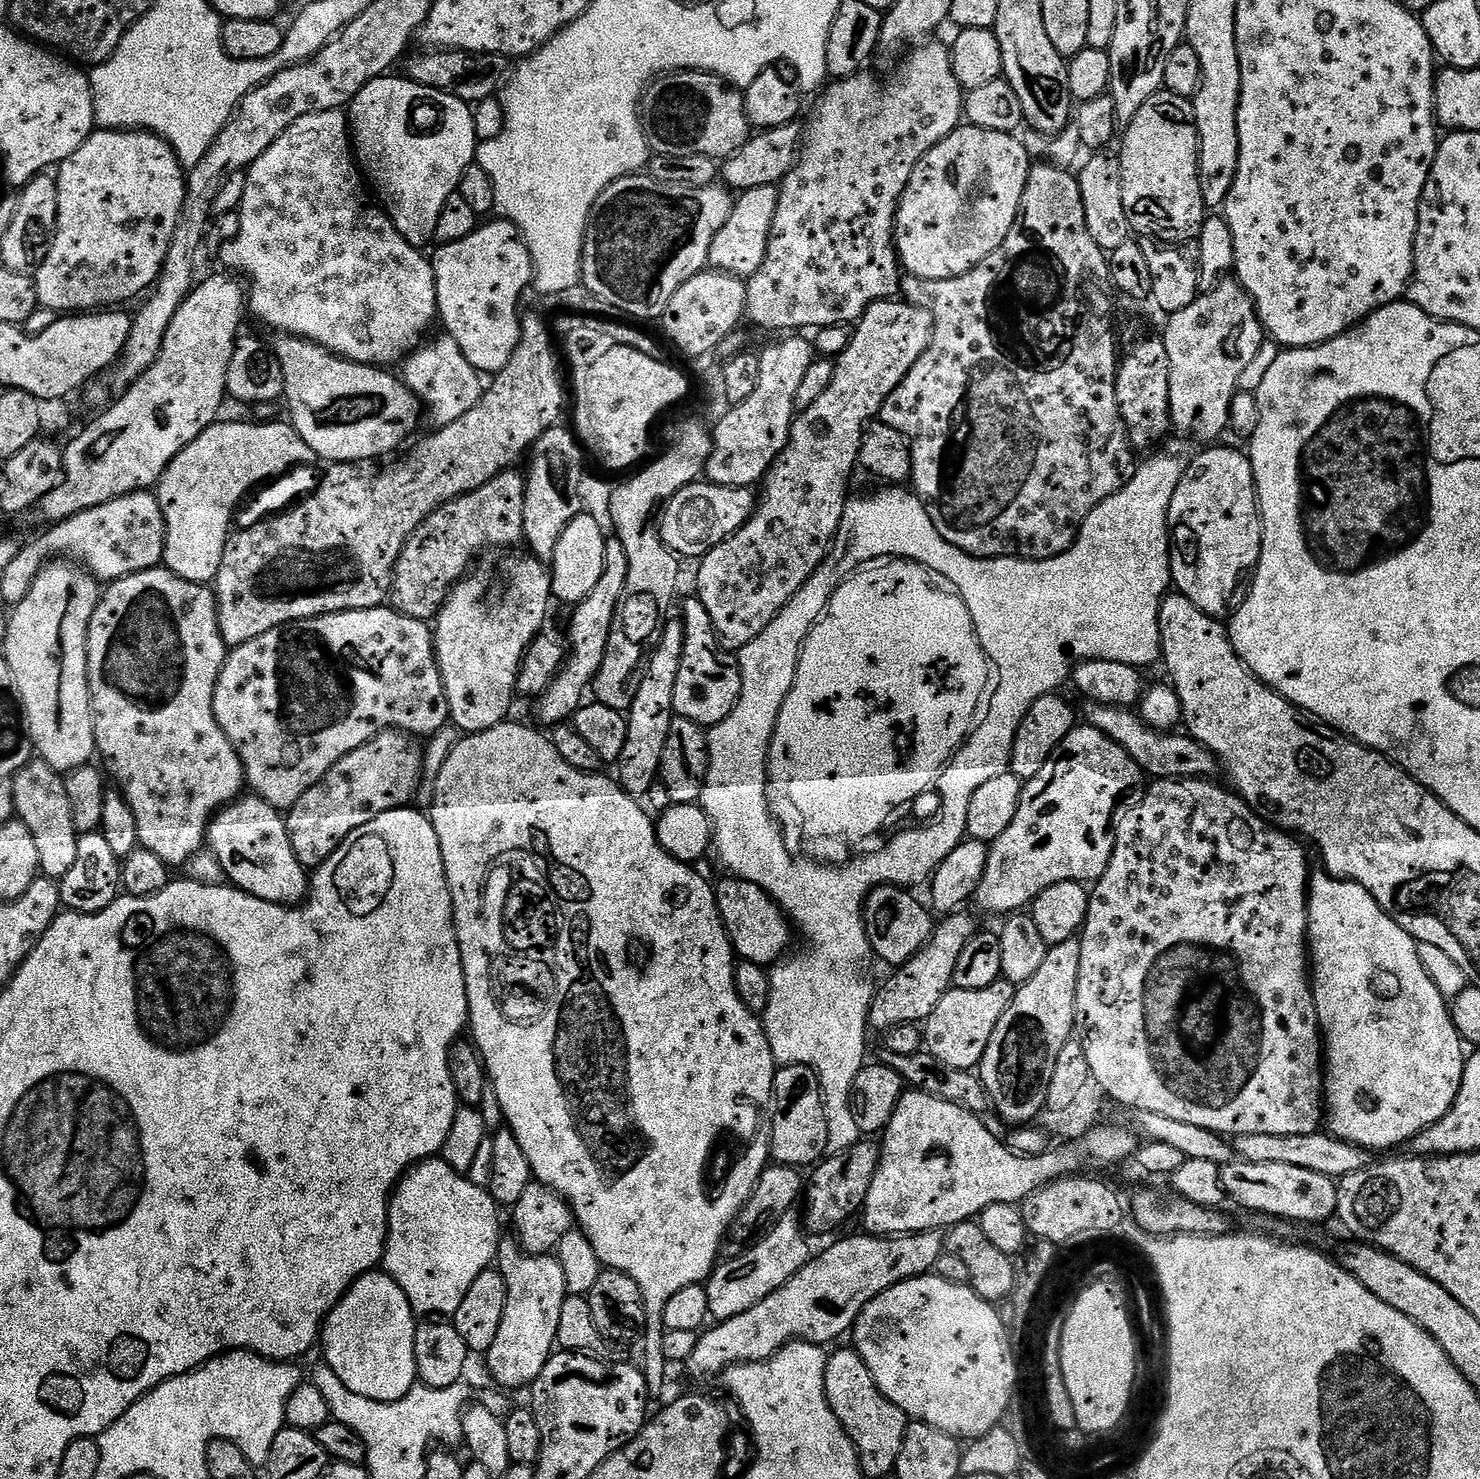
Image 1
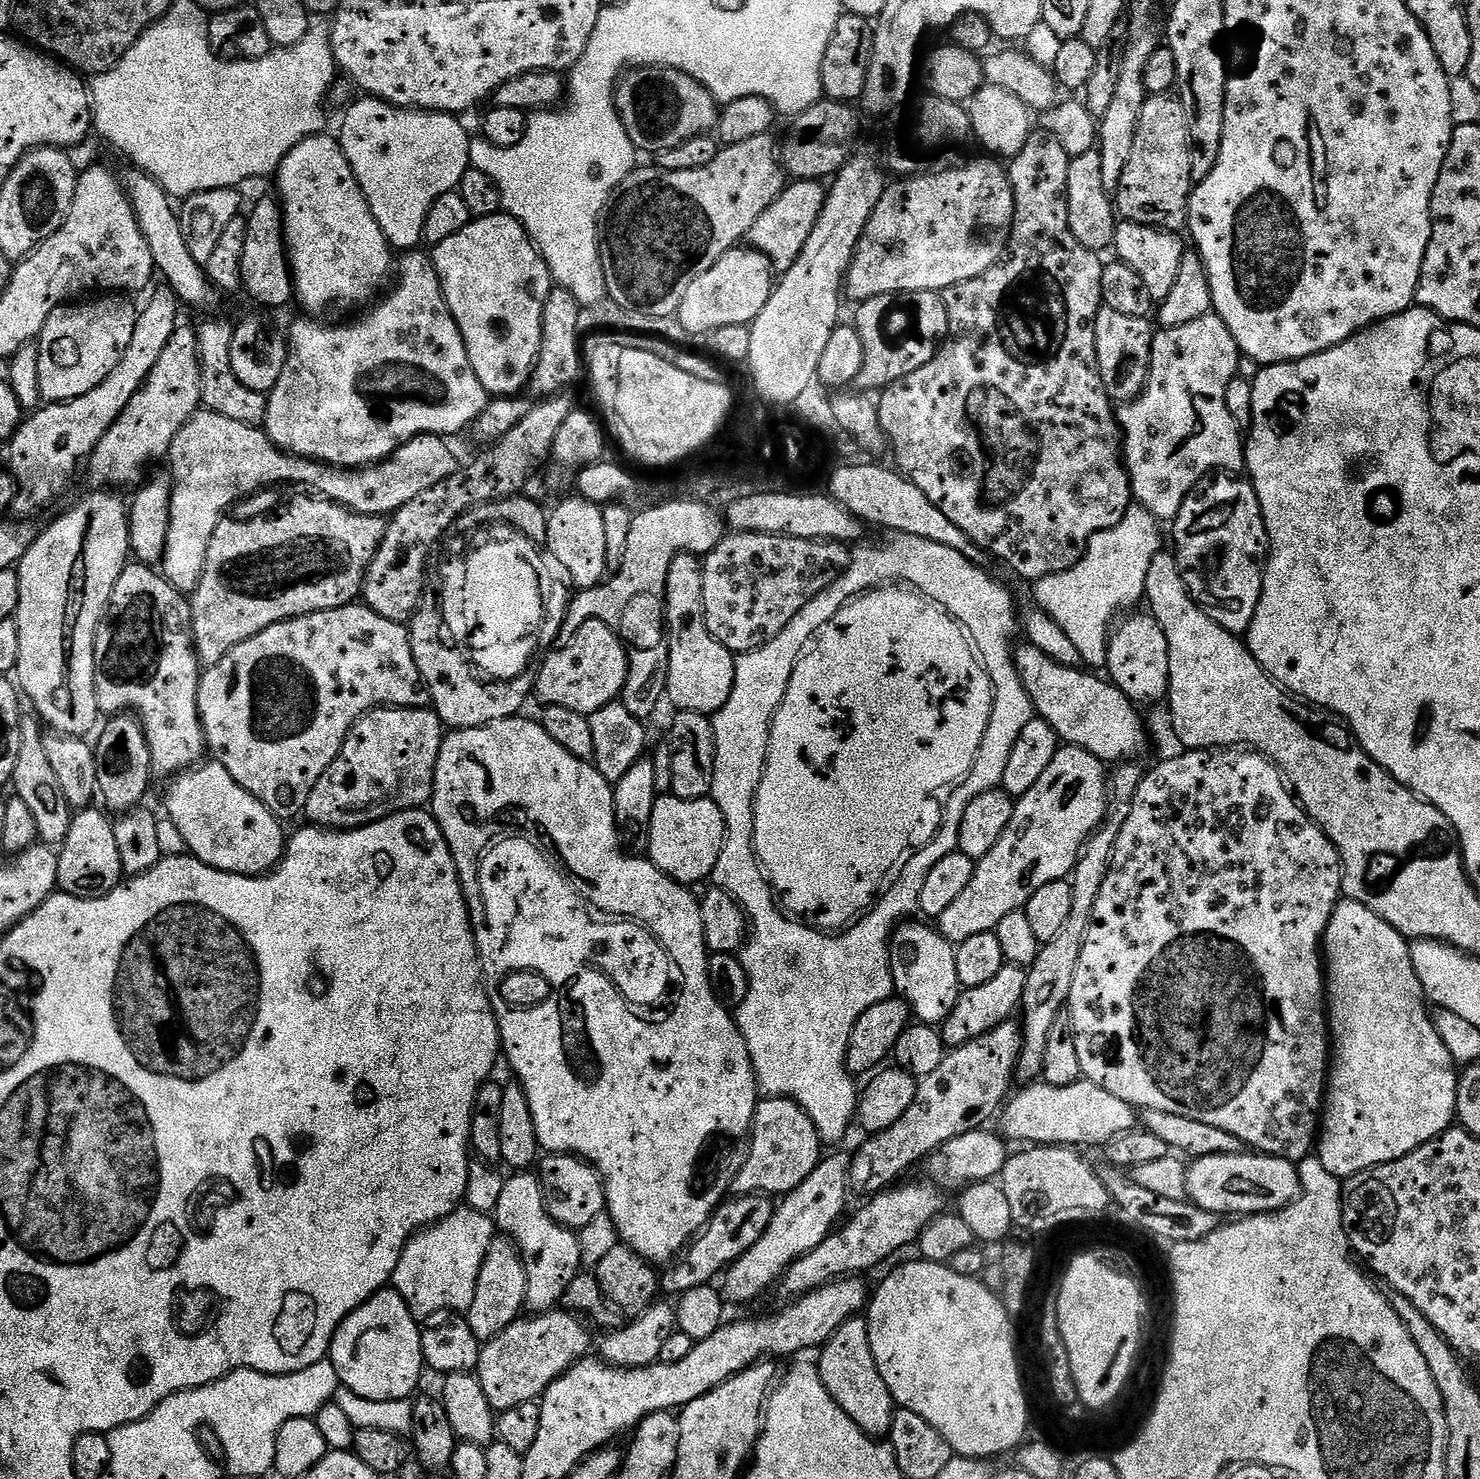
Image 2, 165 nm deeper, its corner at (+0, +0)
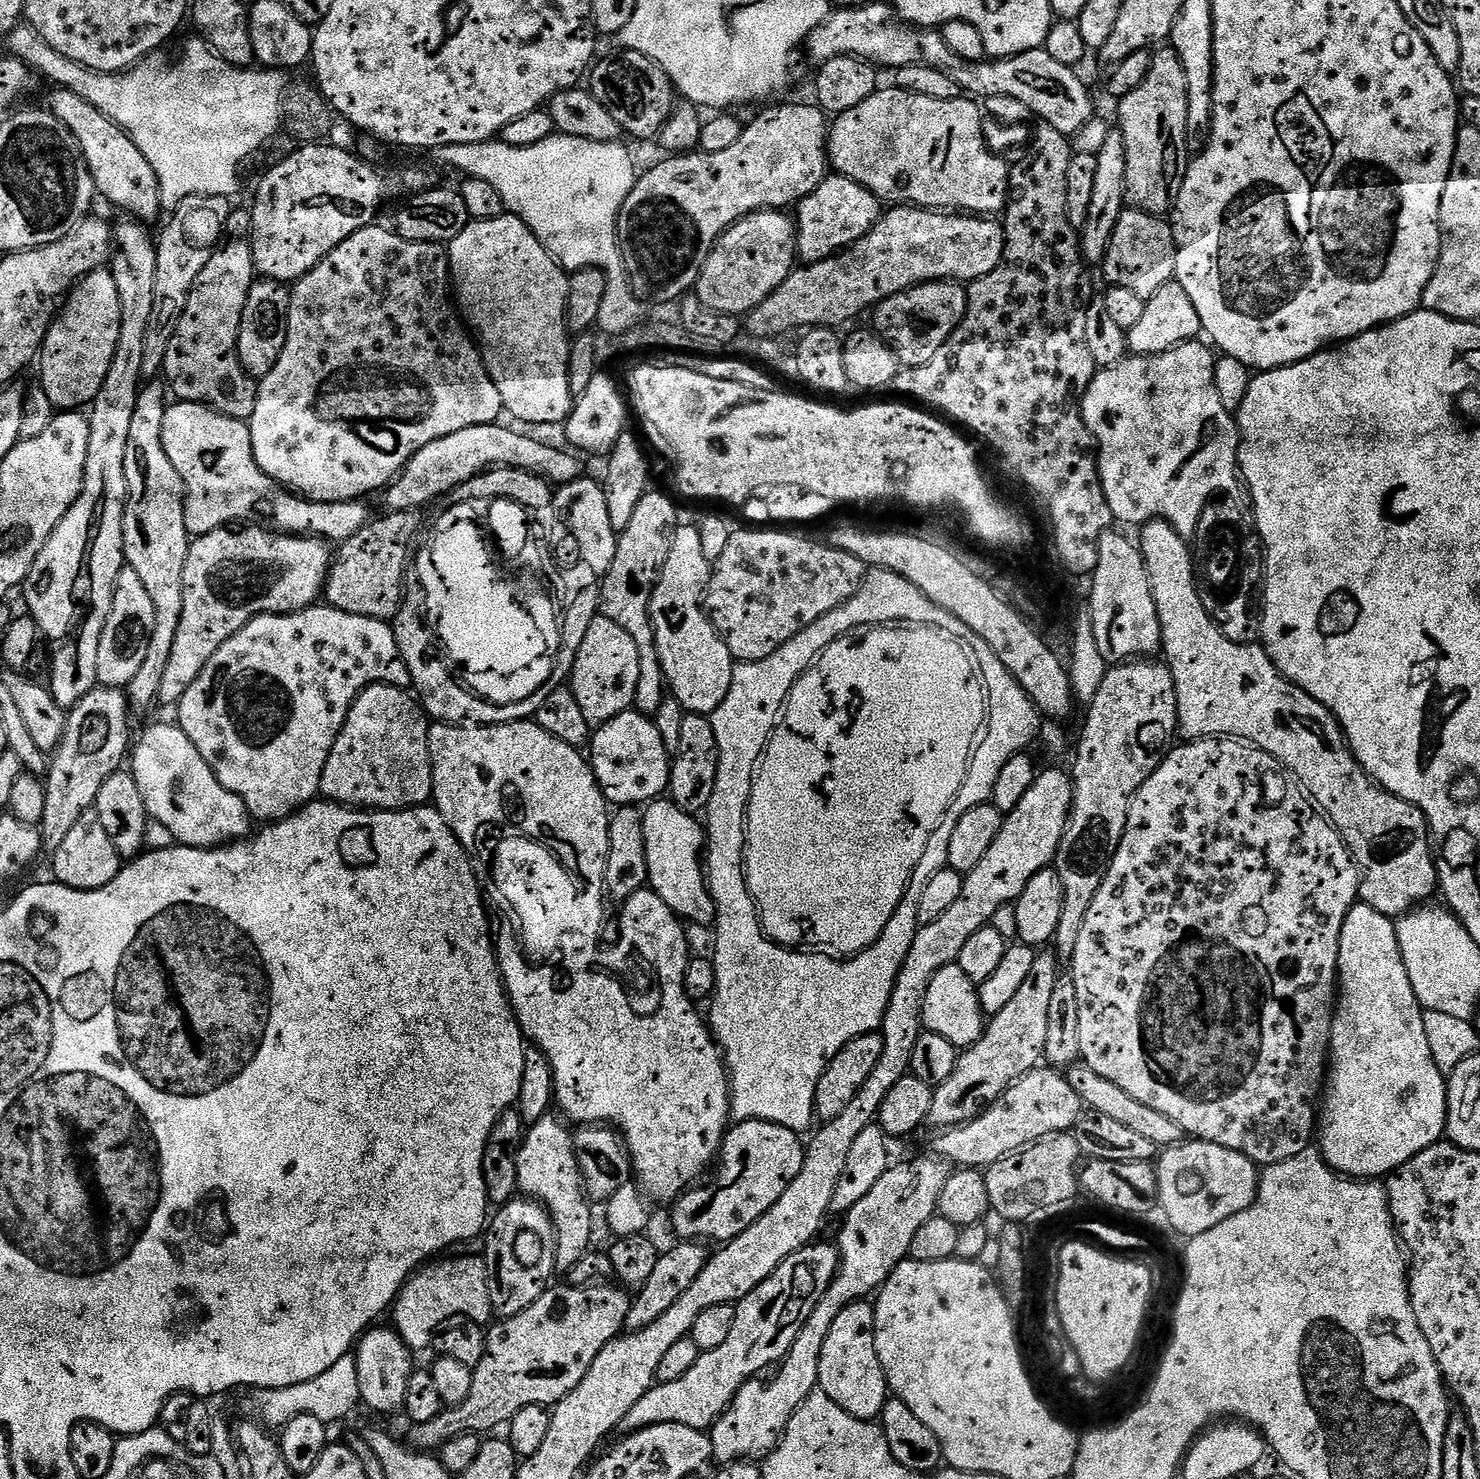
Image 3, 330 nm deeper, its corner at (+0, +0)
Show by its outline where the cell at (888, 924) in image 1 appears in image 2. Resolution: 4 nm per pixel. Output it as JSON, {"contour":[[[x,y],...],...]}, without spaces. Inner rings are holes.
{"contour":[[[916,922],[897,924],[888,941],[895,995],[908,1003],[911,1015],[919,1023],[940,1026],[950,1010],[954,1010],[962,991],[958,982],[956,949],[933,925],[931,928],[928,924],[912,923]]]}

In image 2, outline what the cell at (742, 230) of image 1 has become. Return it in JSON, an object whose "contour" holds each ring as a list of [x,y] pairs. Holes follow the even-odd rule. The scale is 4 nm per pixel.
{"contour":[[[792,180],[784,193],[768,207],[747,234],[751,247],[768,259],[777,273],[790,270],[810,237],[824,206],[826,188],[819,180]]]}

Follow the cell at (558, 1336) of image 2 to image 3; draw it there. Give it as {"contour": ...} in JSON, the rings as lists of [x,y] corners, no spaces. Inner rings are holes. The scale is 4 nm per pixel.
{"contour":[[[603,1284],[597,1288],[569,1288],[567,1286],[549,1287],[526,1310],[501,1319],[500,1324],[493,1323],[487,1329],[482,1362],[478,1362],[472,1374],[470,1394],[461,1404],[445,1407],[438,1418],[430,1418],[425,1424],[412,1424],[409,1427],[407,1443],[417,1452],[425,1454],[439,1453],[441,1448],[462,1434],[492,1434],[496,1427],[507,1425],[509,1420],[526,1406],[555,1406],[590,1370],[590,1362],[615,1336],[625,1331],[626,1314],[632,1305],[632,1296],[623,1287]]]}

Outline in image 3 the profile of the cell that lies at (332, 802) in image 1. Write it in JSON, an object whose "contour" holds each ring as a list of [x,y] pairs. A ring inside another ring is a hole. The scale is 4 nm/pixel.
{"contour":[[[372,684],[366,690],[362,690],[360,697],[354,702],[334,746],[330,750],[330,758],[326,758],[326,770],[322,770],[322,782],[319,795],[325,801],[333,804],[343,804],[346,808],[357,810],[375,810],[378,812],[399,812],[401,808],[418,808],[427,805],[432,800],[432,759],[428,749],[429,717],[426,715],[419,699],[411,691],[403,688],[395,688],[389,684]]]}

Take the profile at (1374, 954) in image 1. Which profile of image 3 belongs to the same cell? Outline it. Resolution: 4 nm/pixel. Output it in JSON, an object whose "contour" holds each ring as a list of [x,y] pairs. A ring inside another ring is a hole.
{"contour":[[[1357,902],[1342,922],[1338,946],[1338,999],[1332,1018],[1332,1047],[1326,1087],[1318,1112],[1320,1155],[1333,1172],[1345,1178],[1384,1178],[1431,1144],[1445,1139],[1448,1126],[1448,1085],[1426,1042],[1425,1009],[1421,1008],[1398,950],[1393,917]]]}

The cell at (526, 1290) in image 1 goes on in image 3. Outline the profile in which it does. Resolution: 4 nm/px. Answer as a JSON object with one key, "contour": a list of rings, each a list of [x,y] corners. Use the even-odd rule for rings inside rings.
{"contour":[[[549,1114],[525,1131],[524,1142],[516,1153],[518,1162],[518,1192],[521,1197],[534,1200],[548,1211],[556,1231],[556,1267],[566,1274],[593,1247],[592,1208],[580,1177],[573,1133],[559,1115]]]}

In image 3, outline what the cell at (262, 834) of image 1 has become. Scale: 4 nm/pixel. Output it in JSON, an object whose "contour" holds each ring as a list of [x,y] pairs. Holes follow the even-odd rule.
{"contour":[[[175,723],[156,724],[141,734],[130,752],[130,771],[134,782],[138,782],[138,794],[146,802],[149,817],[169,828],[177,845],[218,848],[245,839],[253,831],[254,821],[242,798],[230,794],[214,778],[206,758],[198,754],[194,742]]]}

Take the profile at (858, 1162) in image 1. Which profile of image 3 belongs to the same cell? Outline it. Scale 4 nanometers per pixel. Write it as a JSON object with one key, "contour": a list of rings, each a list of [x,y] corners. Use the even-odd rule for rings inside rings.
{"contour":[[[1037,951],[1034,966],[1018,994],[987,1021],[984,1037],[957,1055],[954,1074],[946,1082],[935,1085],[934,1102],[928,1115],[931,1127],[947,1130],[978,1118],[1015,1080],[1021,1080],[1044,1060],[1054,982],[1062,972],[1059,966],[1055,951]]]}

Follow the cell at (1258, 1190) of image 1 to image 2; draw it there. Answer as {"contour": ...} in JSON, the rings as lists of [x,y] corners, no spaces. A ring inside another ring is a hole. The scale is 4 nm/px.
{"contour":[[[1245,1154],[1242,1156],[1211,1156],[1201,1160],[1192,1160],[1188,1164],[1188,1200],[1202,1210],[1217,1214],[1229,1212],[1229,1217],[1240,1218],[1245,1214],[1267,1214],[1279,1212],[1292,1203],[1301,1193],[1300,1170],[1291,1160],[1263,1154]]]}

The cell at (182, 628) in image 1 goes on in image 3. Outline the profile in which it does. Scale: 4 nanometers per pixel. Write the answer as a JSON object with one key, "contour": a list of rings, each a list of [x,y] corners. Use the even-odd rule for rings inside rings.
{"contour":[[[126,566],[118,574],[110,614],[98,642],[97,685],[127,689],[146,658],[146,646],[150,646],[150,634],[153,630],[154,602],[150,602],[150,594],[146,591],[146,586],[142,586],[142,578],[138,578],[138,574],[134,574],[134,570]]]}

